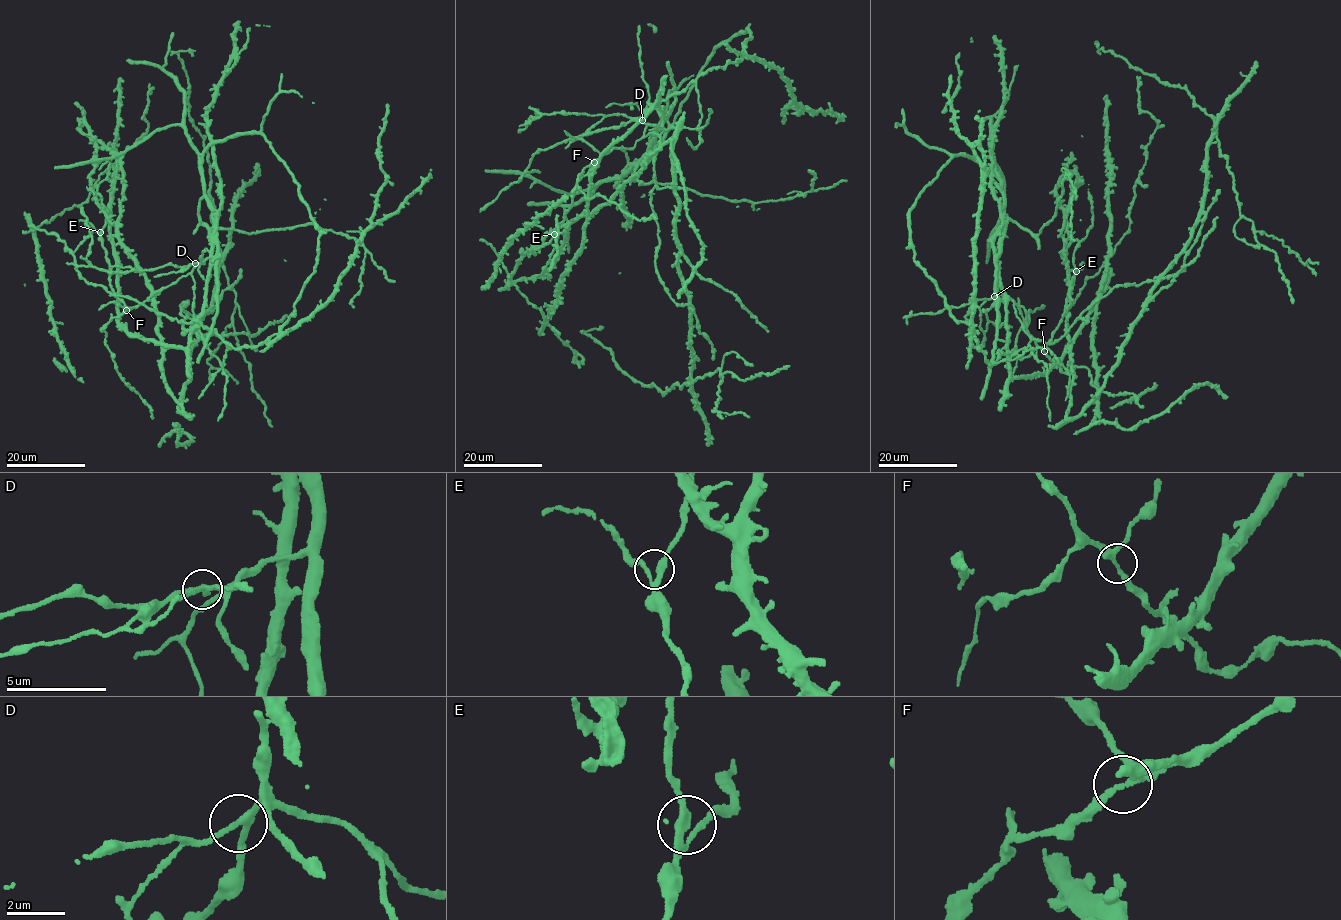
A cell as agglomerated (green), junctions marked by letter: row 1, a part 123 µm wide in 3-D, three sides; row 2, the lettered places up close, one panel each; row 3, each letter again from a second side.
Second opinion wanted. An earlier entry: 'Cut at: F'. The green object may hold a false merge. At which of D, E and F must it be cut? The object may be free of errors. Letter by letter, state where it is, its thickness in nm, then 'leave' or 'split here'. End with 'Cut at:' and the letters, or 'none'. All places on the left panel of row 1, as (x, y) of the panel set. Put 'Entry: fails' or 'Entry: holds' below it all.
D: at (195, 263); 200 nm thick; leave
E: at (100, 232); 240 nm thick; leave
F: at (126, 310); 240 nm thick; leave
Cut at: none
Entry: fails

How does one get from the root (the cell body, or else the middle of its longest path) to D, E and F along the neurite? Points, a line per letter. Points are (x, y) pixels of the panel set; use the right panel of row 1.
D: (1016, 315), (1014, 302), (1008, 296), (994, 296)
E: (1016, 315), (1014, 300), (1025, 311), (1026, 327), (1036, 344), (1046, 346), (1065, 312), (1076, 271)
F: (1016, 315), (1014, 300), (1023, 307), (1027, 318), (1026, 327), (1044, 351)

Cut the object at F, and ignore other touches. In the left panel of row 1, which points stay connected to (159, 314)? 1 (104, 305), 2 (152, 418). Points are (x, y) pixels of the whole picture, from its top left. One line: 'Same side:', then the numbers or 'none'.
Same side: 1

